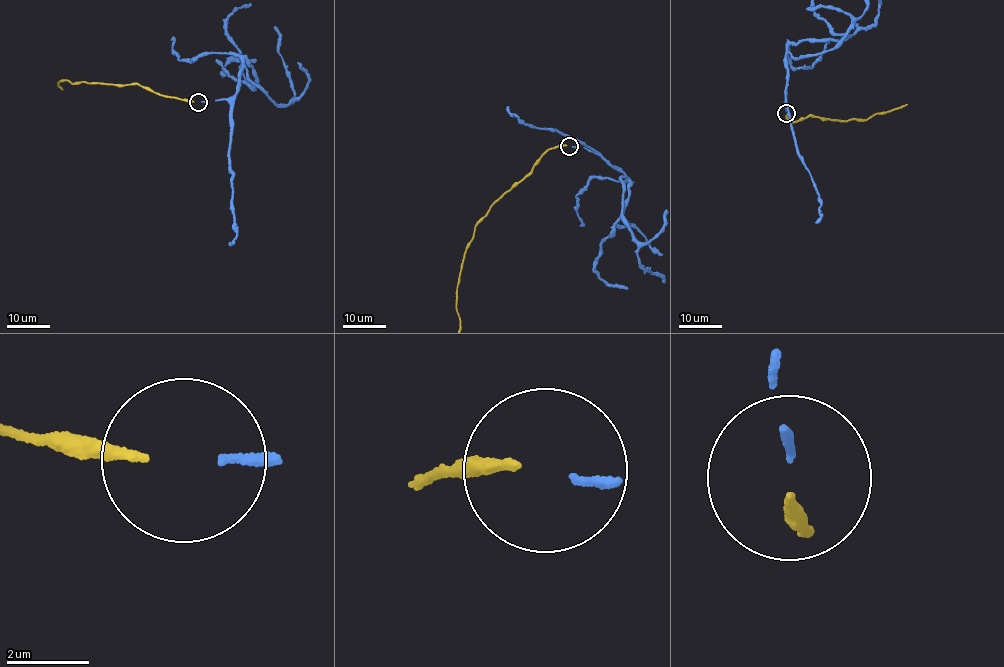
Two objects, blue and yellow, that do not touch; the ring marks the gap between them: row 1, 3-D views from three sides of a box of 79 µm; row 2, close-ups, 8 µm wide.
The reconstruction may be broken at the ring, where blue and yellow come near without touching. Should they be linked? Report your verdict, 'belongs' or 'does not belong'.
belongs

